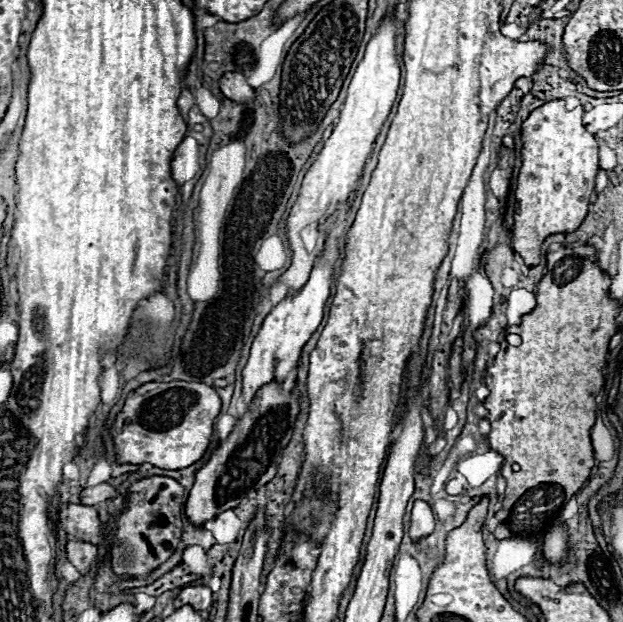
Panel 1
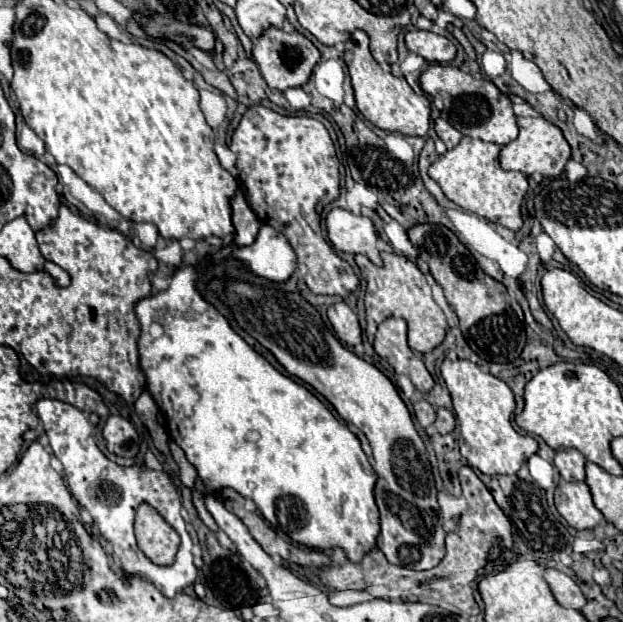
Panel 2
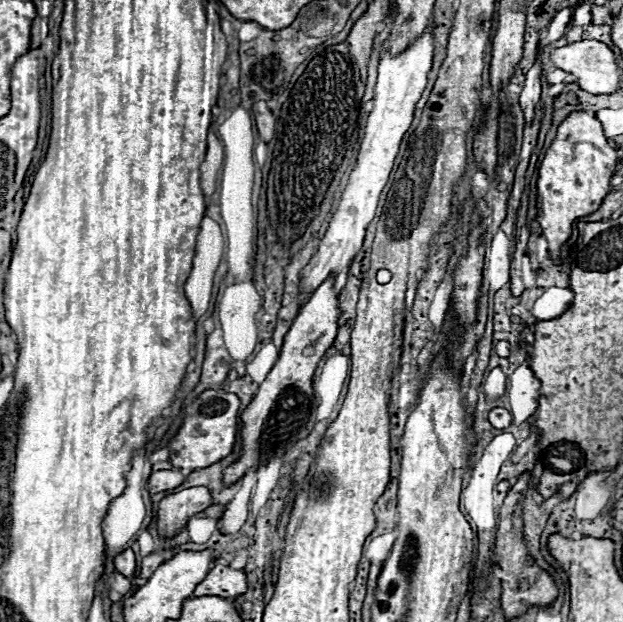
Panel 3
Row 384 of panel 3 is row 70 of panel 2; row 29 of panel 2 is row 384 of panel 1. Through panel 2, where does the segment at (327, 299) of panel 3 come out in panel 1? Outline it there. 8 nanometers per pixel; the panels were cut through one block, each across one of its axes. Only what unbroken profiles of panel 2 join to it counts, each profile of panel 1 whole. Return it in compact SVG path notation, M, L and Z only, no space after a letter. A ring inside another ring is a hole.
M270 382L258 390L250 408L238 418L238 424L230 432L224 444L212 454L208 464L198 470L196 482L184 504L186 518L194 526L202 526L210 518L222 514L222 510L236 508L238 502L252 490L258 490L276 474L274 456L286 448L292 436L292 424L298 416L298 394L292 390L282 394L278 382Z

